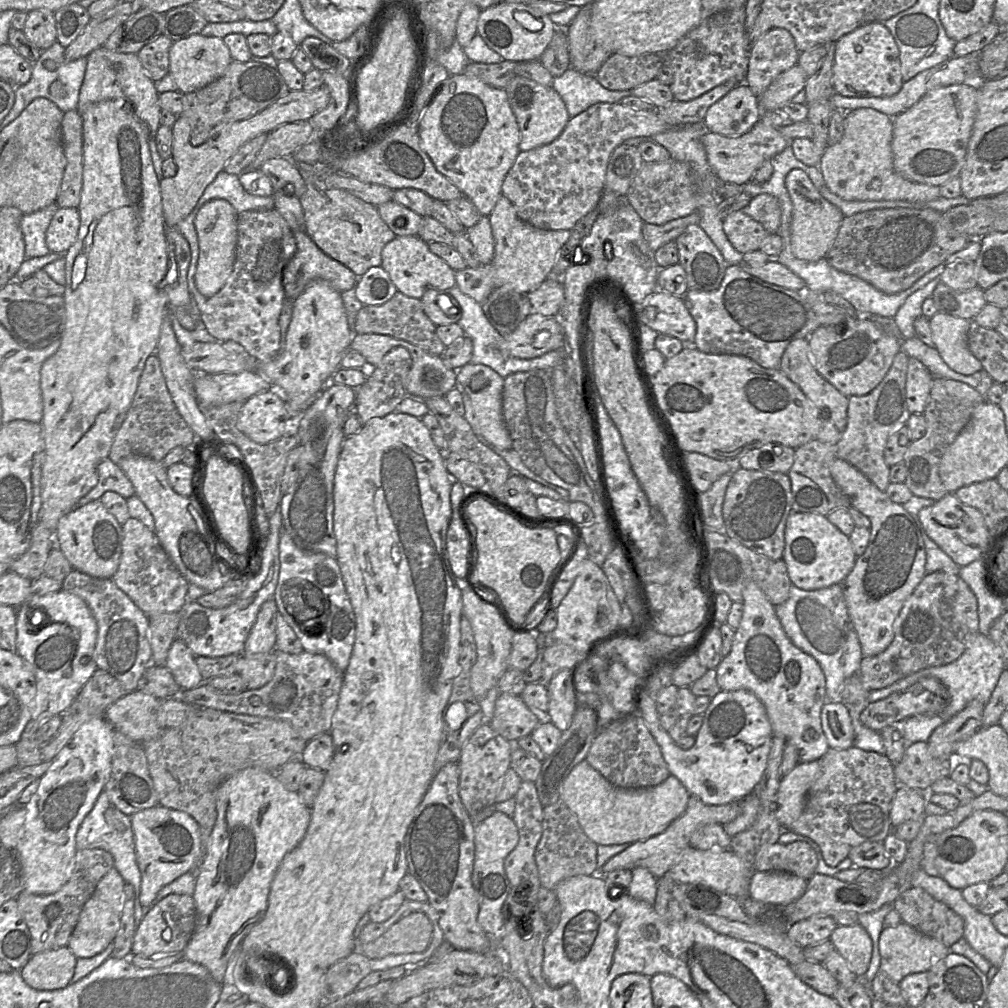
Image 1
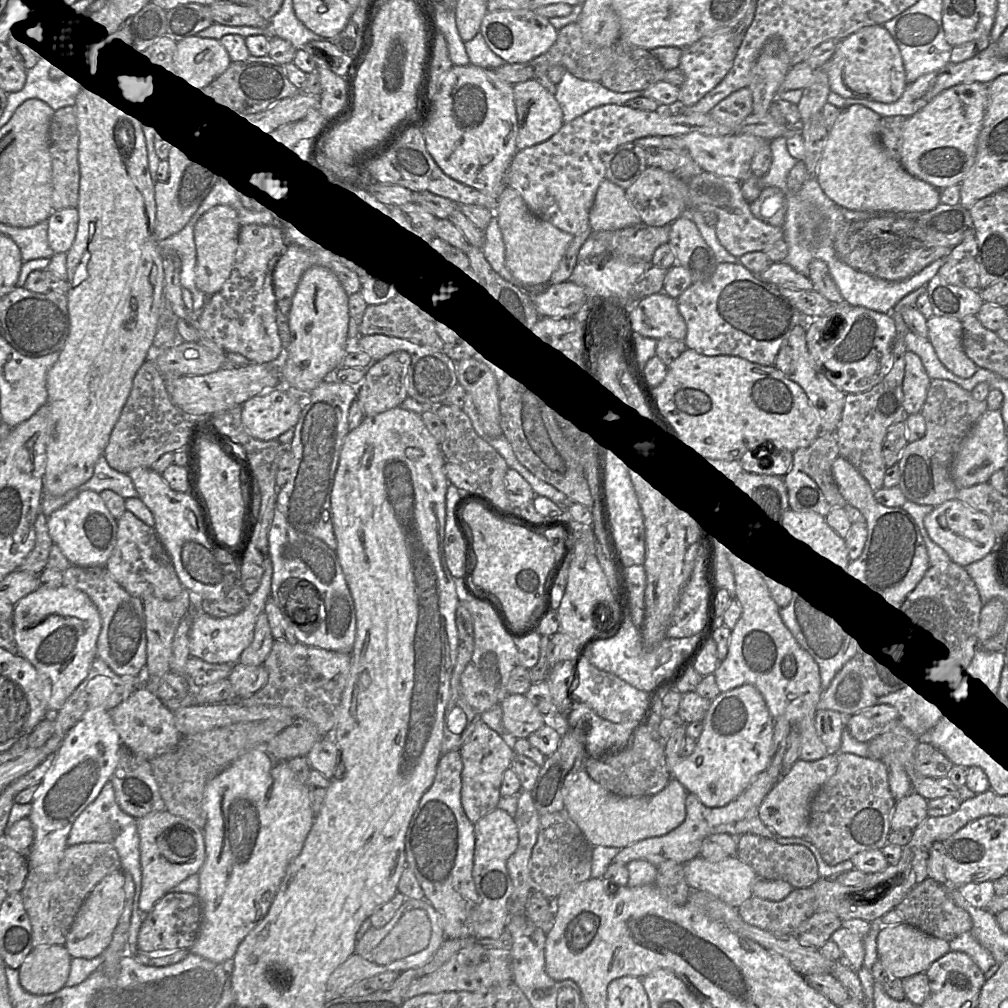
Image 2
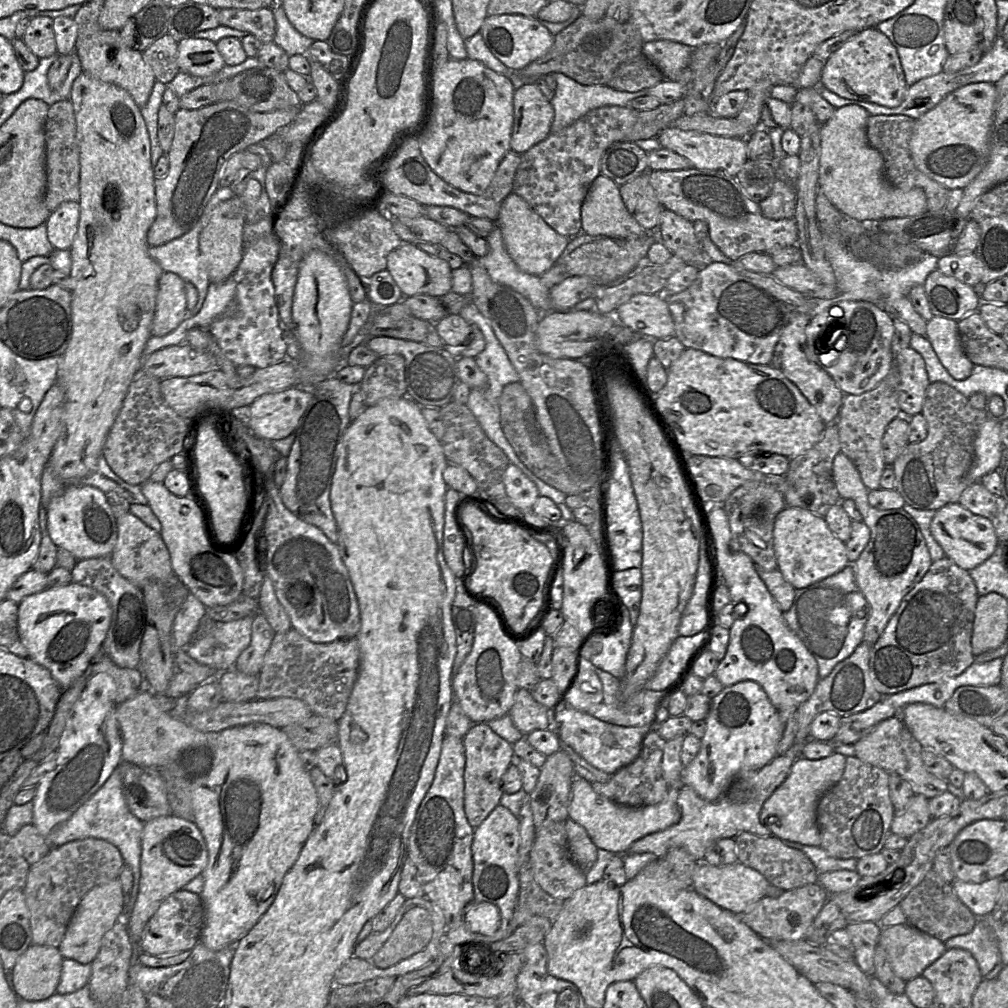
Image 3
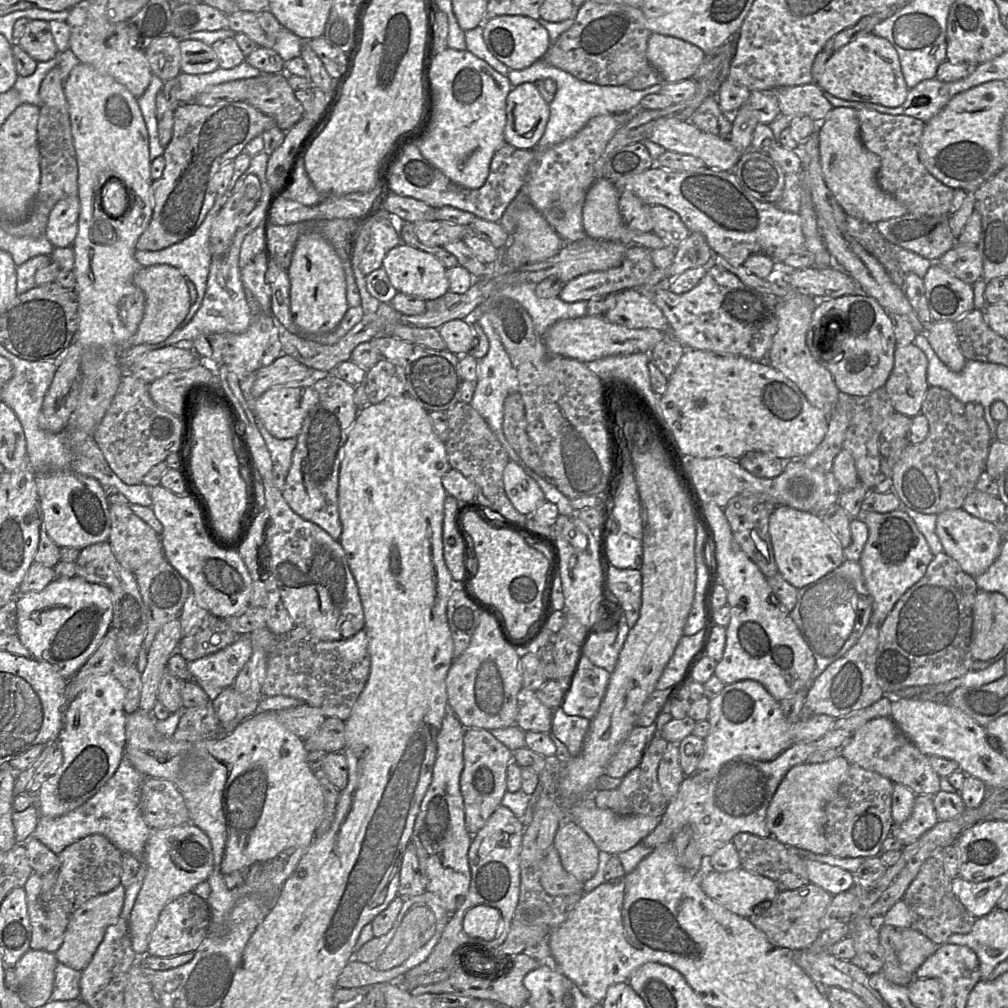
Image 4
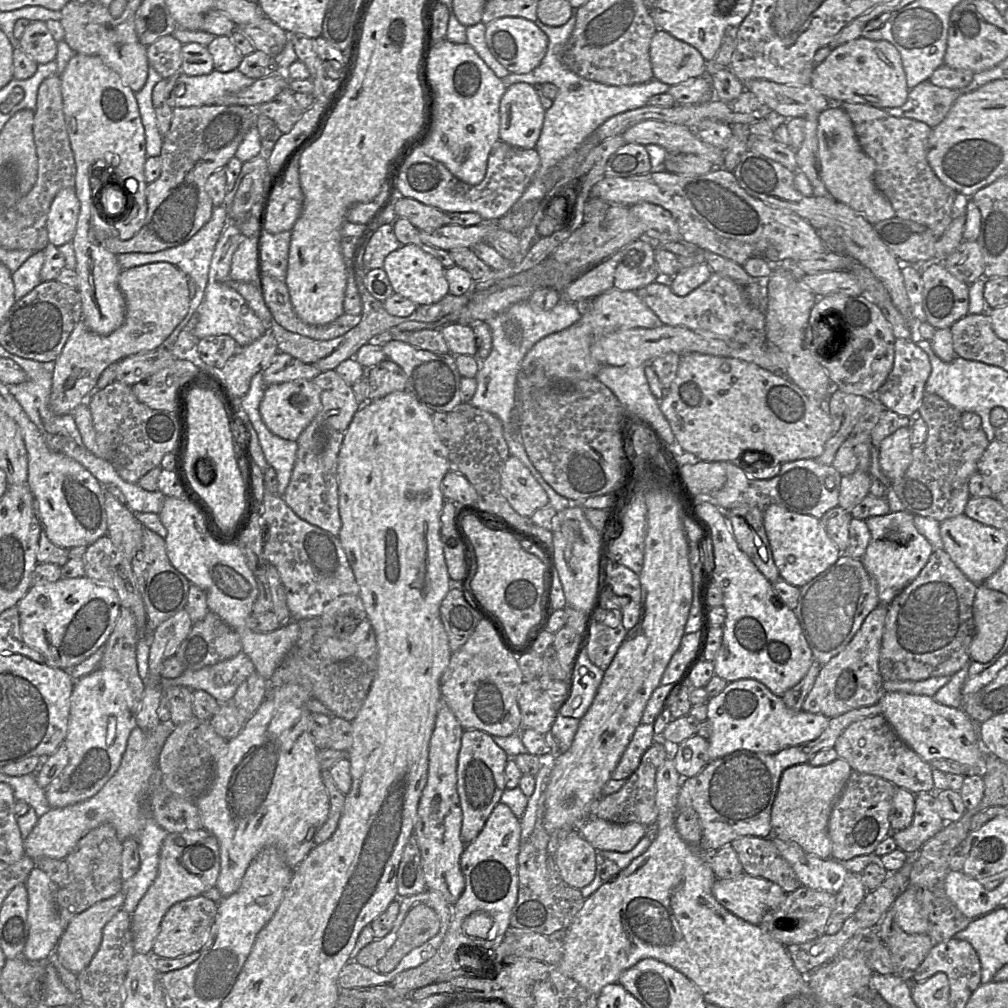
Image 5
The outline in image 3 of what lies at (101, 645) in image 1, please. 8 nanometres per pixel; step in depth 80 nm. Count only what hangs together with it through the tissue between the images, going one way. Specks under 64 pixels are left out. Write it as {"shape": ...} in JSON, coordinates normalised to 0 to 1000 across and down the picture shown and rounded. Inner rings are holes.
{"shape":[[[109,552],[77,556],[69,567],[70,577],[99,587],[110,602],[109,621],[101,638],[101,645],[120,663],[138,663],[139,641],[146,620],[146,606],[141,585],[118,569],[112,563]]]}

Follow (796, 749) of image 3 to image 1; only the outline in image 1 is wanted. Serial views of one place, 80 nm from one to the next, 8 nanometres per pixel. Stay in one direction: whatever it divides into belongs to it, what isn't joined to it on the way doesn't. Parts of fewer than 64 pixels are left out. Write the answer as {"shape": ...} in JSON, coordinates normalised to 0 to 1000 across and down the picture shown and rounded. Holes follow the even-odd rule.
{"shape":[[[685,789],[680,805],[657,826],[627,836],[622,842],[605,851],[594,863],[594,866],[600,868],[610,863],[622,862],[627,864],[629,861],[638,860],[654,872],[666,862],[673,854],[674,848],[685,839],[685,830],[690,822],[705,816],[718,818],[728,813],[734,806],[735,795],[718,799],[701,799],[692,791]]]}

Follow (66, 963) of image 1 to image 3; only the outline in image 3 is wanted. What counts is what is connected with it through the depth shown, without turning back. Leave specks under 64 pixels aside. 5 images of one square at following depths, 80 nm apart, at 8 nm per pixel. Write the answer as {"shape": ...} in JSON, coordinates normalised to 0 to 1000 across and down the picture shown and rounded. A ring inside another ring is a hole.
{"shape":[[[32,937],[11,963],[11,979],[17,989],[41,993],[56,985],[63,951],[58,940]]]}

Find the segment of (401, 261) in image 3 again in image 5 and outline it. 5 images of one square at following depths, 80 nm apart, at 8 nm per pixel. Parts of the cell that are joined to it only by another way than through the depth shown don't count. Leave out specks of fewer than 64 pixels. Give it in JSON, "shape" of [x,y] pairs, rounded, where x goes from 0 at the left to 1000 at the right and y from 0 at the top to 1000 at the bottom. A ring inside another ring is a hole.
{"shape":[[[411,242],[400,243],[386,251],[381,258],[380,267],[385,273],[391,291],[405,296],[415,304],[433,301],[445,292],[442,267],[438,261]]]}

